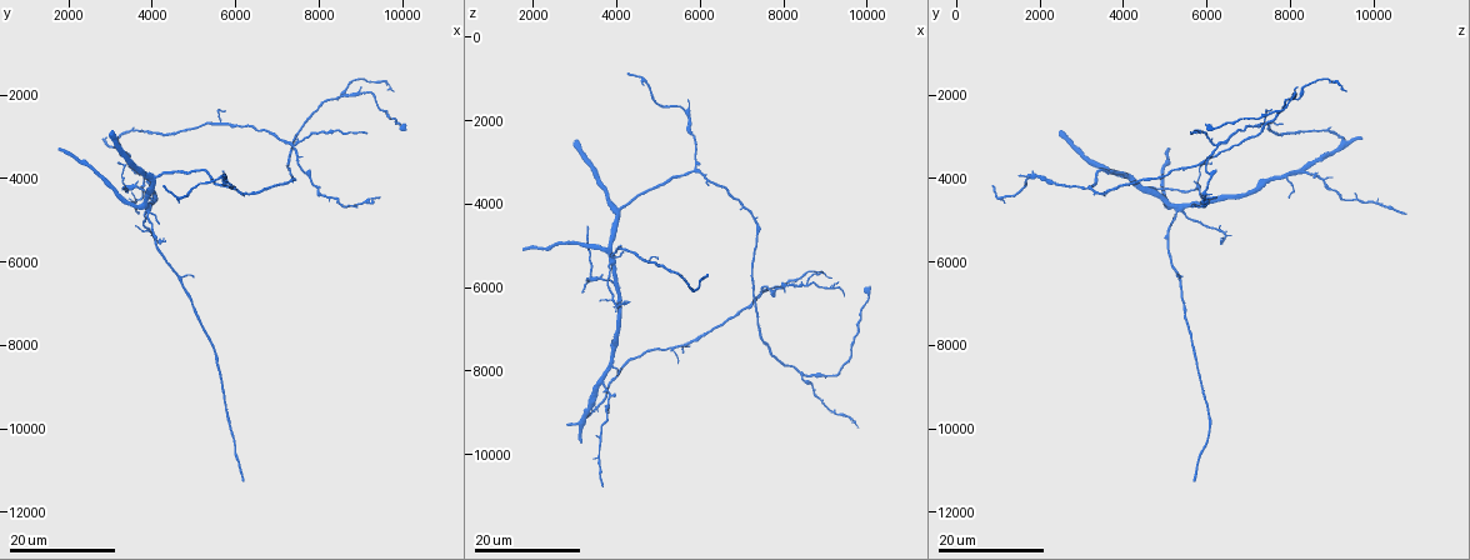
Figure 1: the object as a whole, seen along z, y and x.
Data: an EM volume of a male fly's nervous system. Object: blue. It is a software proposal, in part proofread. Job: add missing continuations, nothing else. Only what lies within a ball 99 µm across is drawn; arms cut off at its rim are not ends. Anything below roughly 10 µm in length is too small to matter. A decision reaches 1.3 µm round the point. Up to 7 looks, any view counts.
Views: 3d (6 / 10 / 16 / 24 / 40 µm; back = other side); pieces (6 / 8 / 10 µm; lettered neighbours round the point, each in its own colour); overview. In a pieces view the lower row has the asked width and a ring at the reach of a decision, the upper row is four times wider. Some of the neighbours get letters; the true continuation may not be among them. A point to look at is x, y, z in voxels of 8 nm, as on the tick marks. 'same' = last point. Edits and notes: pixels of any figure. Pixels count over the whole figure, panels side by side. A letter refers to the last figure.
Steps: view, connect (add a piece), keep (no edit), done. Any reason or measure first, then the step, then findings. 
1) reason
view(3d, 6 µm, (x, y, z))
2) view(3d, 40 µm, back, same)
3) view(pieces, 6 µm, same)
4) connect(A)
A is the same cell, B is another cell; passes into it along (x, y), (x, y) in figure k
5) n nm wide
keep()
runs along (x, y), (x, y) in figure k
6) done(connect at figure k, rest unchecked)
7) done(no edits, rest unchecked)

tapers out
view(3d, 16 µm, (3250, 4150, 4550))

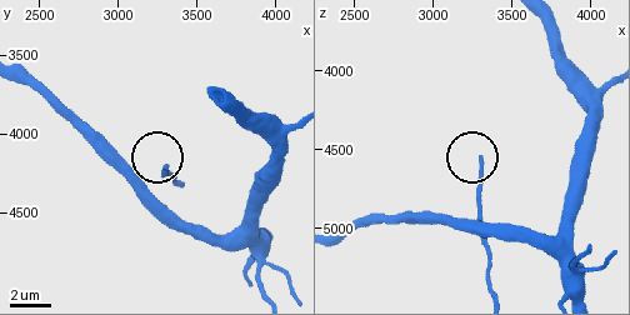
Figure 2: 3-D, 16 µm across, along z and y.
view(pieces, 8 µm, (3300, 4220, 4560))

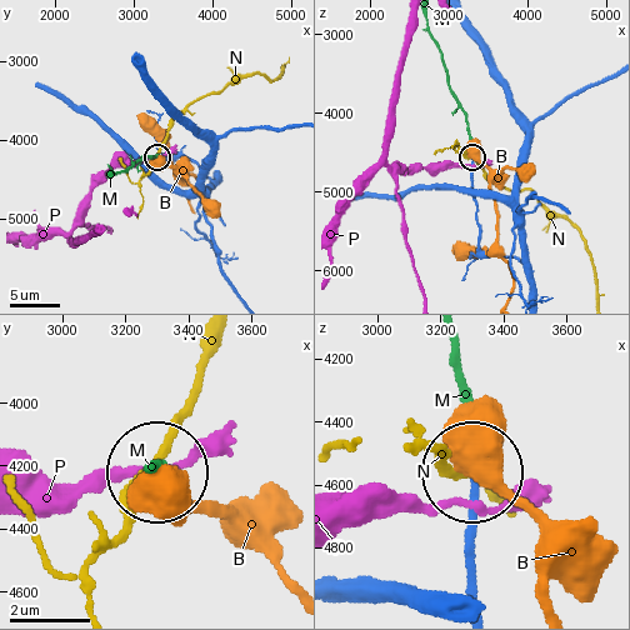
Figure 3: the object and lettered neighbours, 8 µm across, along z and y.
connect(M)
M is the same cell, B, N and P are other cells; it goes on there

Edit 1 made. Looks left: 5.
view(overview)

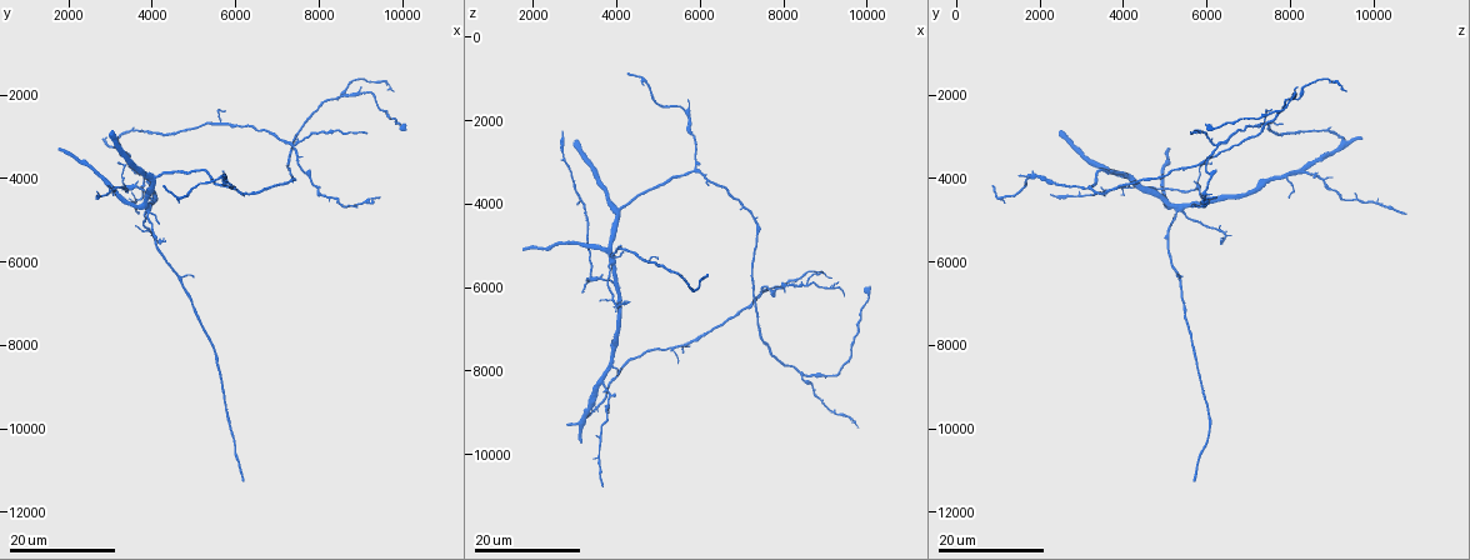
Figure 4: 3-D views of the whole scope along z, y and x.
thin end
view(3d, 24 µm, (4100, 5100, 5150))

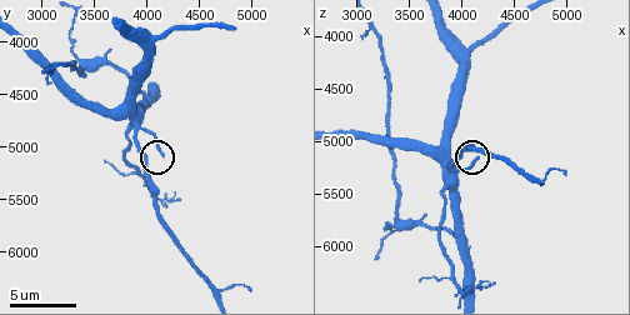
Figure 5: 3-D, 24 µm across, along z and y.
view(pieces, 8 µm, (4140, 5060, 5180))

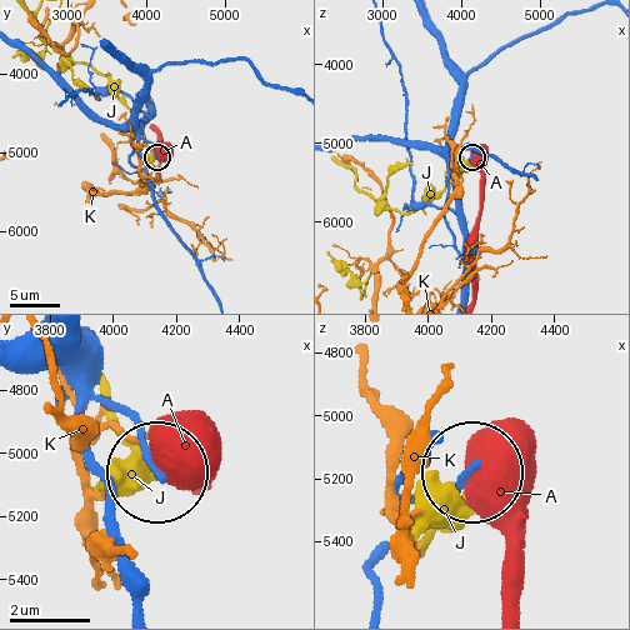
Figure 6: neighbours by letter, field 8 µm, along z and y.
150 nm wide
keep()
A, J and K are other cells; no lettered piece goes on from it

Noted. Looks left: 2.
tapers out
view(3d, 16 µm, (4300, 5450, 6300))

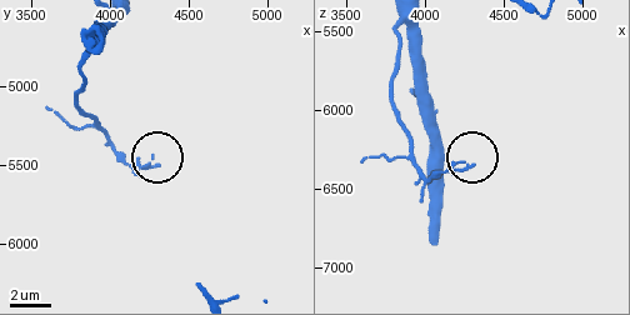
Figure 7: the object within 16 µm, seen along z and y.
what lies round it
view(pieces, 10 µm, same)

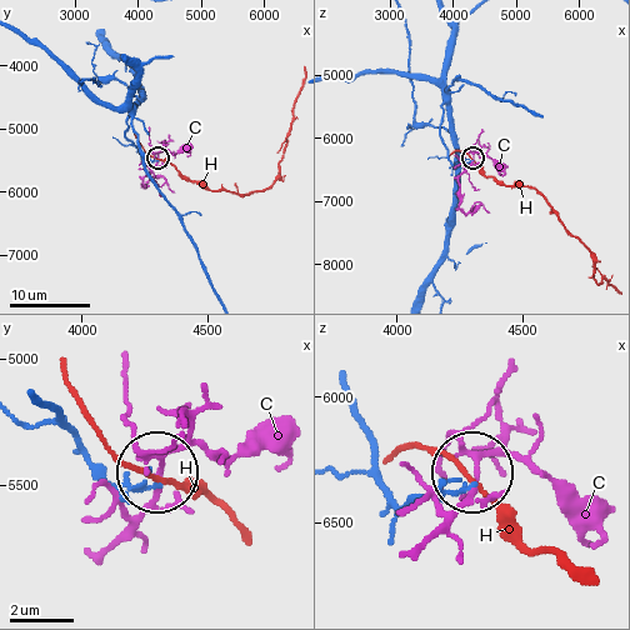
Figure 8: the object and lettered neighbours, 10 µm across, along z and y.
keep()
C and H are other cells; none of them fits

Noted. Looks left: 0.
done(connect at figure 3, rest unchecked)

